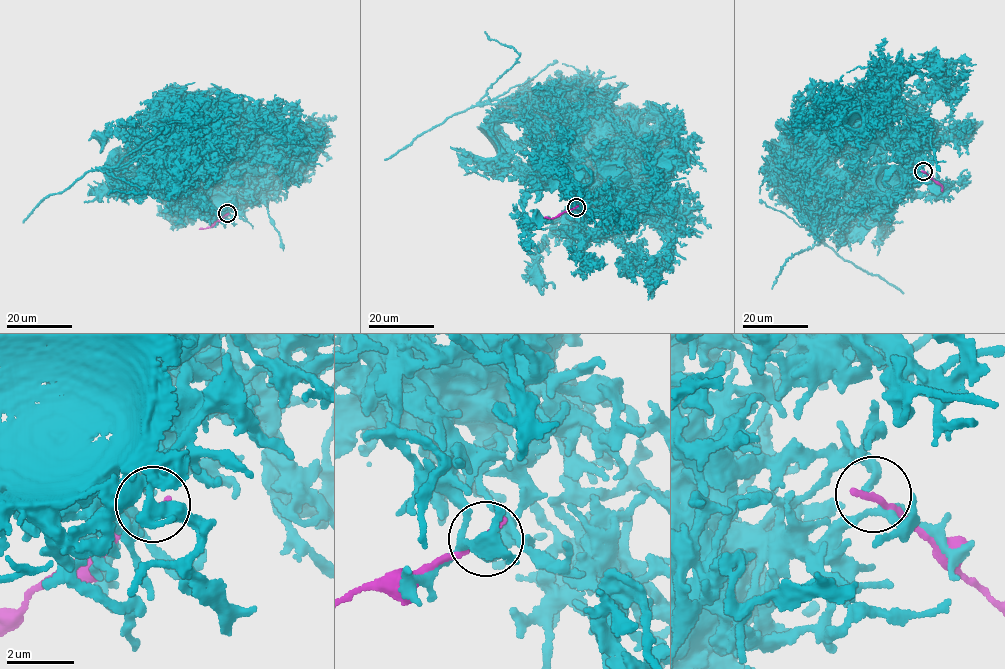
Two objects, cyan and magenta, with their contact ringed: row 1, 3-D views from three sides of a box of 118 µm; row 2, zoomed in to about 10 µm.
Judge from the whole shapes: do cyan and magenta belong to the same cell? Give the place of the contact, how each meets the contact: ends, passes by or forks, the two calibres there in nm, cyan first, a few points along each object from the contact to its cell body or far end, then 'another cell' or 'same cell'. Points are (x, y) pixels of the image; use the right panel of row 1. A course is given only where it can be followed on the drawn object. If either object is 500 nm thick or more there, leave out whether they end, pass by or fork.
place (923, 171); cyan ends; magenta ends; calibres 220 and 260 nm; course cyan (924, 170), (879, 168), (874, 163), (843, 157), (835, 149), (827, 148); course magenta (923, 171), (940, 184), (942, 191); another cell

